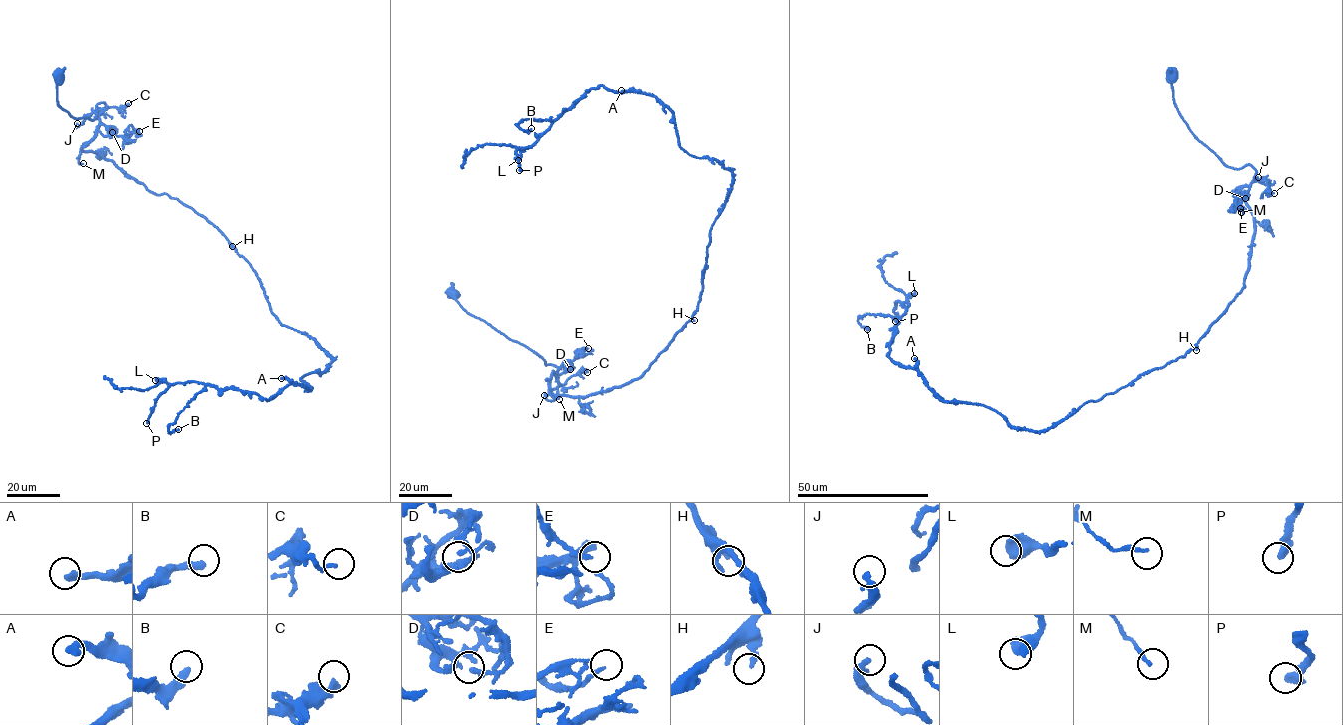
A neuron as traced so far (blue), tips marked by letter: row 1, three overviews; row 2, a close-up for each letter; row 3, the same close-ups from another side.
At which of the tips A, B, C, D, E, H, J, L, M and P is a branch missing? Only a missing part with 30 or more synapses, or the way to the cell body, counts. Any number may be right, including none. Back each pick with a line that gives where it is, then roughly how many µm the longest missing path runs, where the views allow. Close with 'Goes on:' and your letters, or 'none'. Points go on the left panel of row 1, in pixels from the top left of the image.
P: at (146, 423); about 35 µm are missing
Goes on: P

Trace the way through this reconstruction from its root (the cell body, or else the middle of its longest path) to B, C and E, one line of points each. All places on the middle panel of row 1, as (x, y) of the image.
B: (453, 293), (579, 397), (641, 377), (697, 310), (732, 172), (641, 92), (599, 86), (531, 128)
C: (453, 293), (467, 313), (529, 349), (545, 364), (560, 368), (557, 377), (561, 384), (583, 370), (587, 372)
E: (453, 293), (467, 313), (560, 368), (558, 376), (556, 370), (574, 359), (577, 349), (588, 348)

